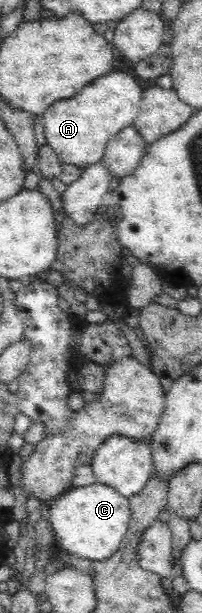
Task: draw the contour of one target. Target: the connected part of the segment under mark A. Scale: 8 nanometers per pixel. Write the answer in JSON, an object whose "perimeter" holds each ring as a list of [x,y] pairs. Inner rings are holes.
{"perimeter":[[[115,71],[105,74],[105,77],[93,81],[78,95],[53,103],[45,111],[46,143],[57,153],[61,162],[80,169],[101,162],[109,139],[123,127],[133,124],[139,115],[142,93],[134,75],[131,77]]]}

